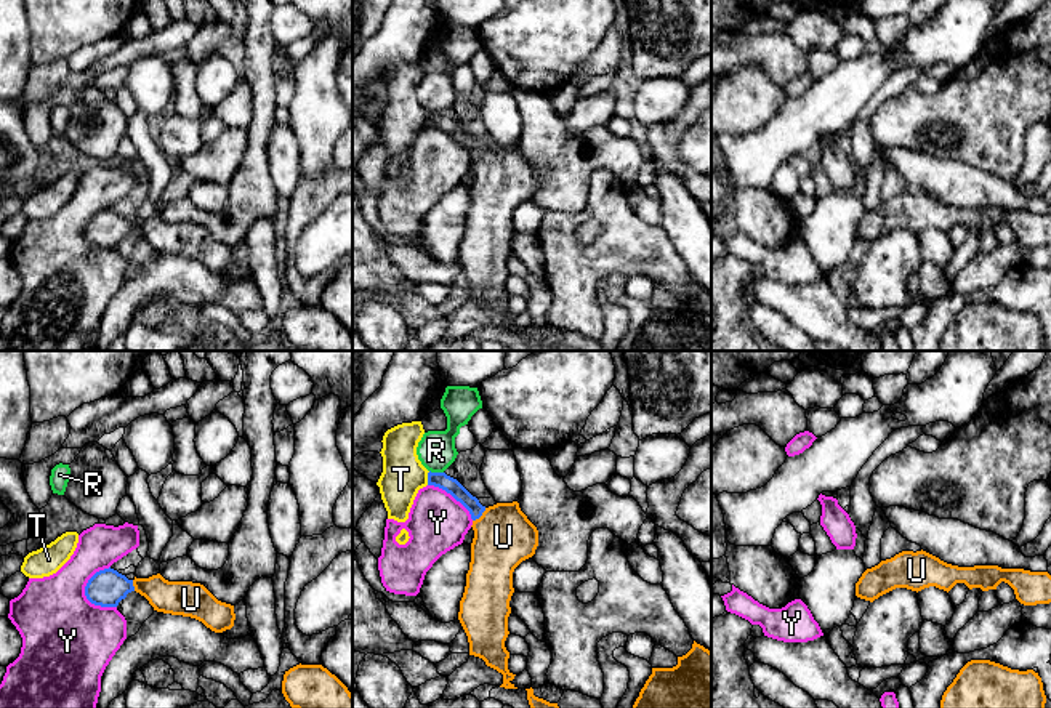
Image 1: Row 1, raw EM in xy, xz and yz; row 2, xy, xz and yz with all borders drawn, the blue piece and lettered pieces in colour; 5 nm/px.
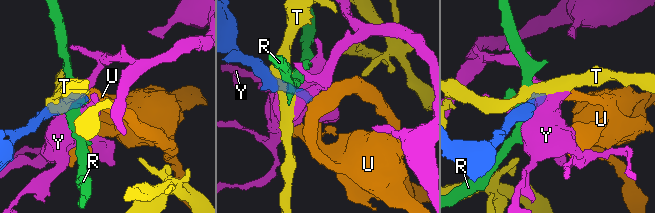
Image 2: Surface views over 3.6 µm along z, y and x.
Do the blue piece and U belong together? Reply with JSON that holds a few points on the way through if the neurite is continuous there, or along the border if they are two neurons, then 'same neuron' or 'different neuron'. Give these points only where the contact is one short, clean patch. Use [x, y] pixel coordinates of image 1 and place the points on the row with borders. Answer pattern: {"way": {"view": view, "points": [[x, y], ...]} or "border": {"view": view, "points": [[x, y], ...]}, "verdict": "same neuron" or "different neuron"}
{"way": {"view": "xz", "points": [[446, 482], [479, 516], [503, 537]]}, "verdict": "same neuron"}

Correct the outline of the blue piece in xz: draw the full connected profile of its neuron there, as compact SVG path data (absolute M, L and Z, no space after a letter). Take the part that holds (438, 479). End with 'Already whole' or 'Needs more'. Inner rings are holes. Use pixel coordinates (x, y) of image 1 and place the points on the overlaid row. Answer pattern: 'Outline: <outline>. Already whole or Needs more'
Outline: M428 473L428 485L439 487L471 514L474 538L466 586L458 620L468 636L469 655L503 674L505 689L517 689L508 670L509 601L514 593L513 572L535 554L538 530L521 511L519 503L482 506L457 479L445 473Z. Needs more

